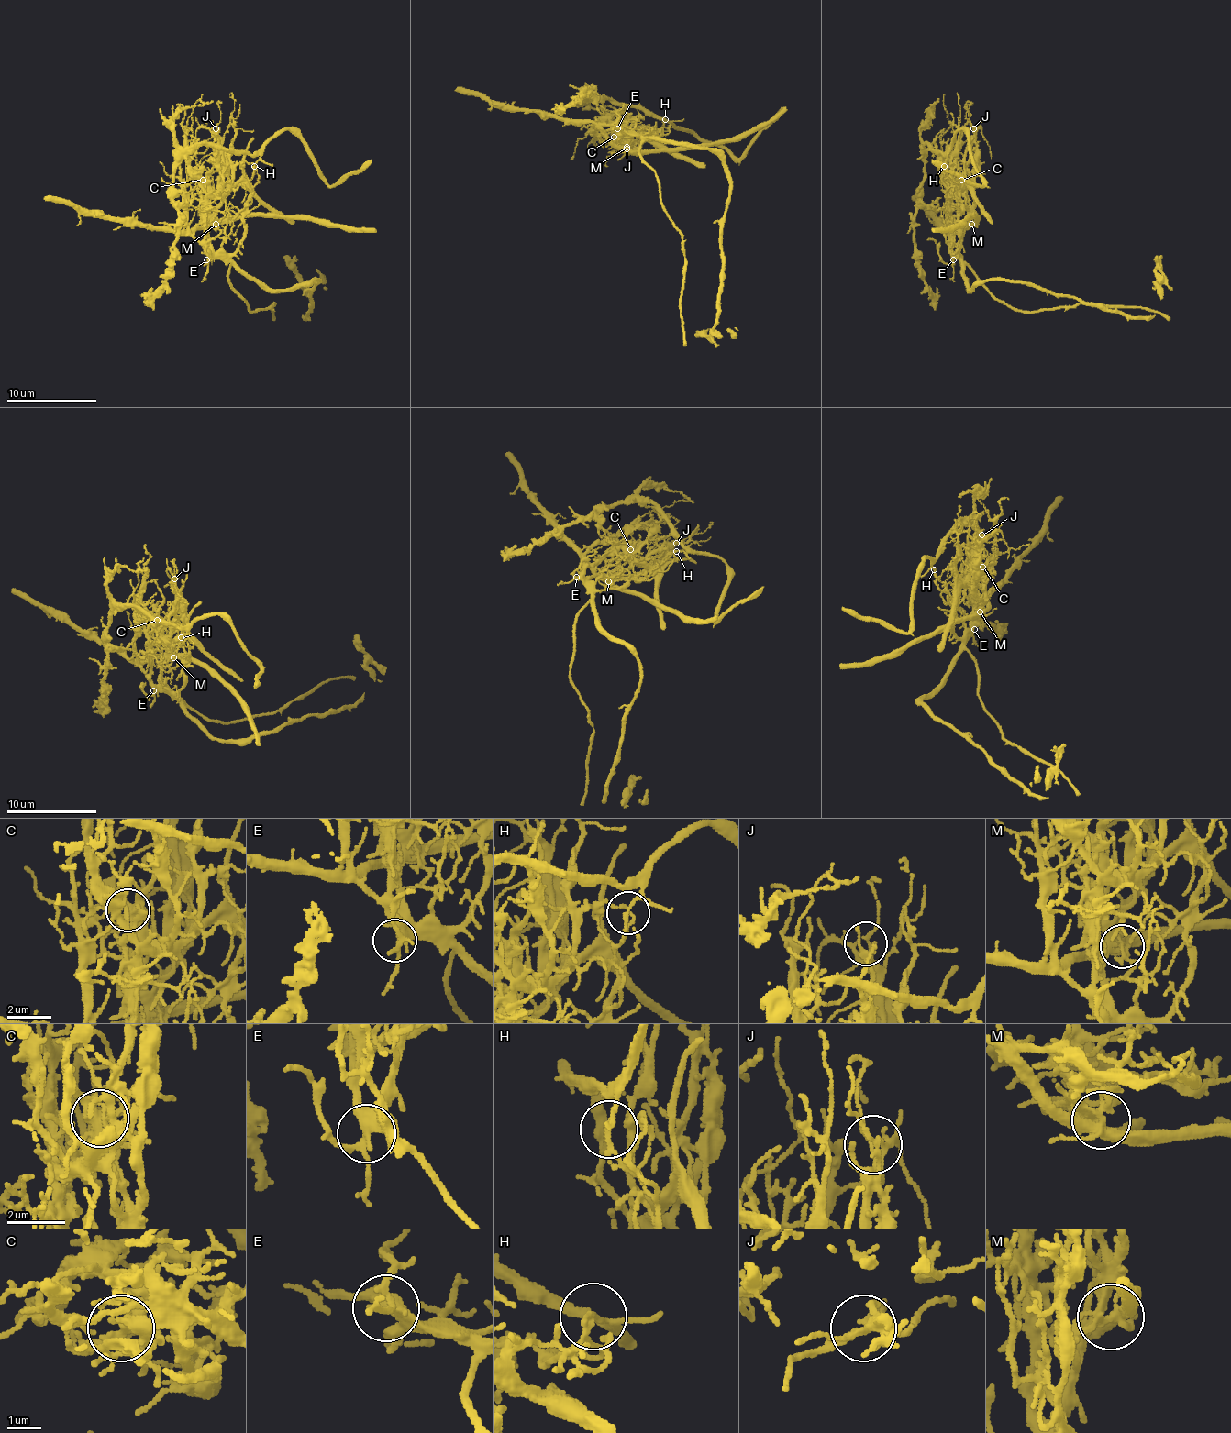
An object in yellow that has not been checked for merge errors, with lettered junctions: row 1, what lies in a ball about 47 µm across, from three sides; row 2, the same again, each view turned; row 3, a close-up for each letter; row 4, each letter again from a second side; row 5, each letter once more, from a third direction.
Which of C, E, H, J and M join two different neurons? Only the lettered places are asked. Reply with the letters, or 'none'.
C, H, M

